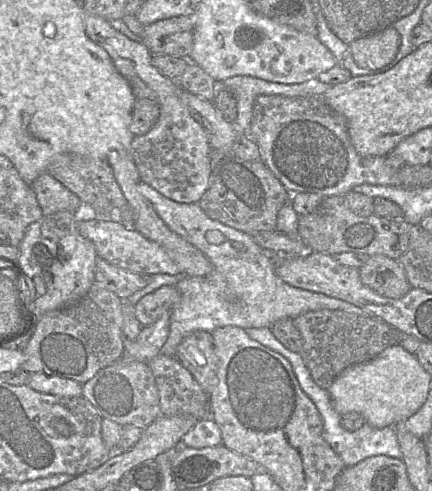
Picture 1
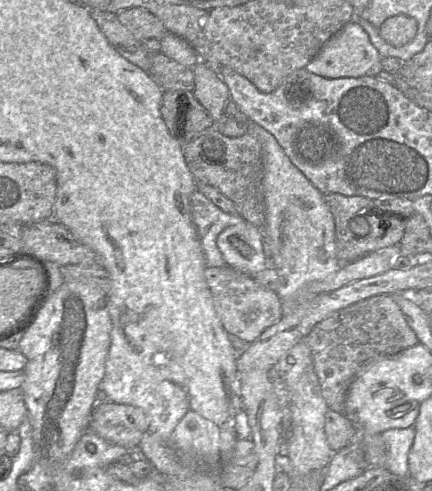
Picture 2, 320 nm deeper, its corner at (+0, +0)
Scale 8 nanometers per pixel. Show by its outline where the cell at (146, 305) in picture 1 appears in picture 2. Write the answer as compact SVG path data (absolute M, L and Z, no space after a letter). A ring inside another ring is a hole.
M224 265L207 267L204 277L211 291L217 315L230 336L250 343L283 316L283 306L277 292L259 284L254 276Z

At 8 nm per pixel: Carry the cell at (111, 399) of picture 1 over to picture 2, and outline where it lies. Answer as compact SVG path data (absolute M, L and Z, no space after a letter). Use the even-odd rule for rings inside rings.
M109 400L95 405L89 430L91 433L119 446L137 448L144 434L149 431L149 420L141 408L129 404L117 404Z

